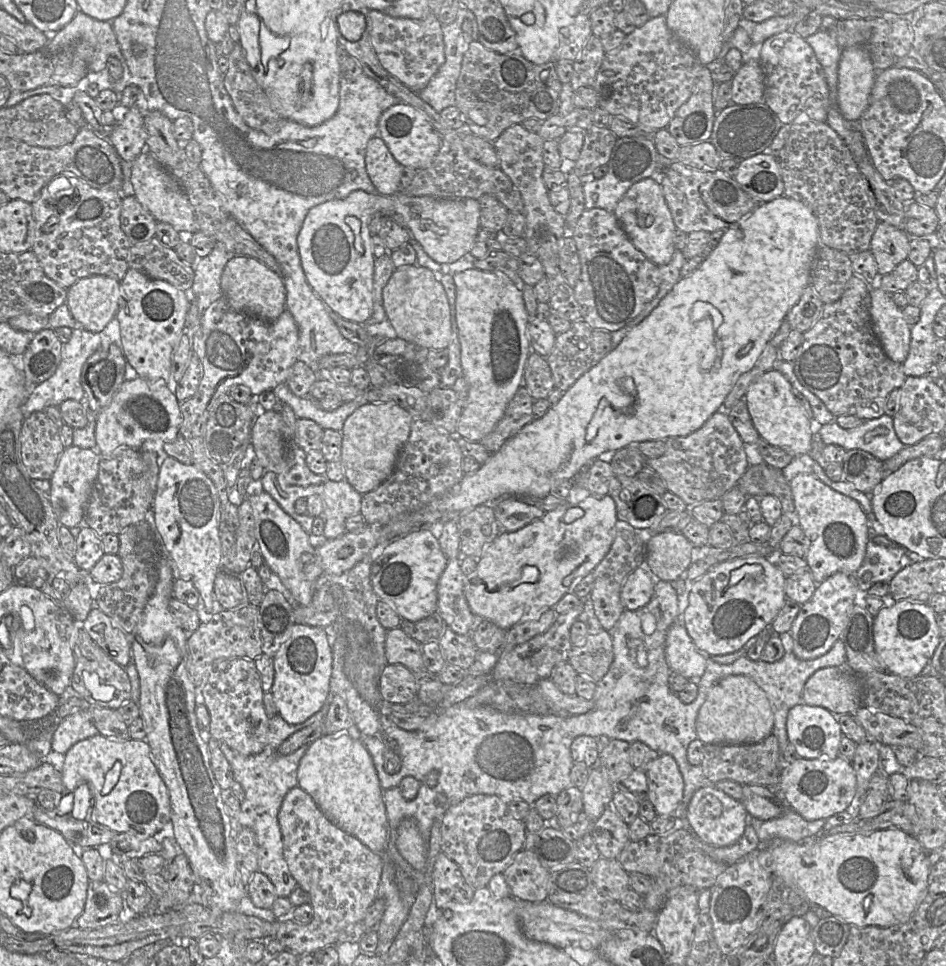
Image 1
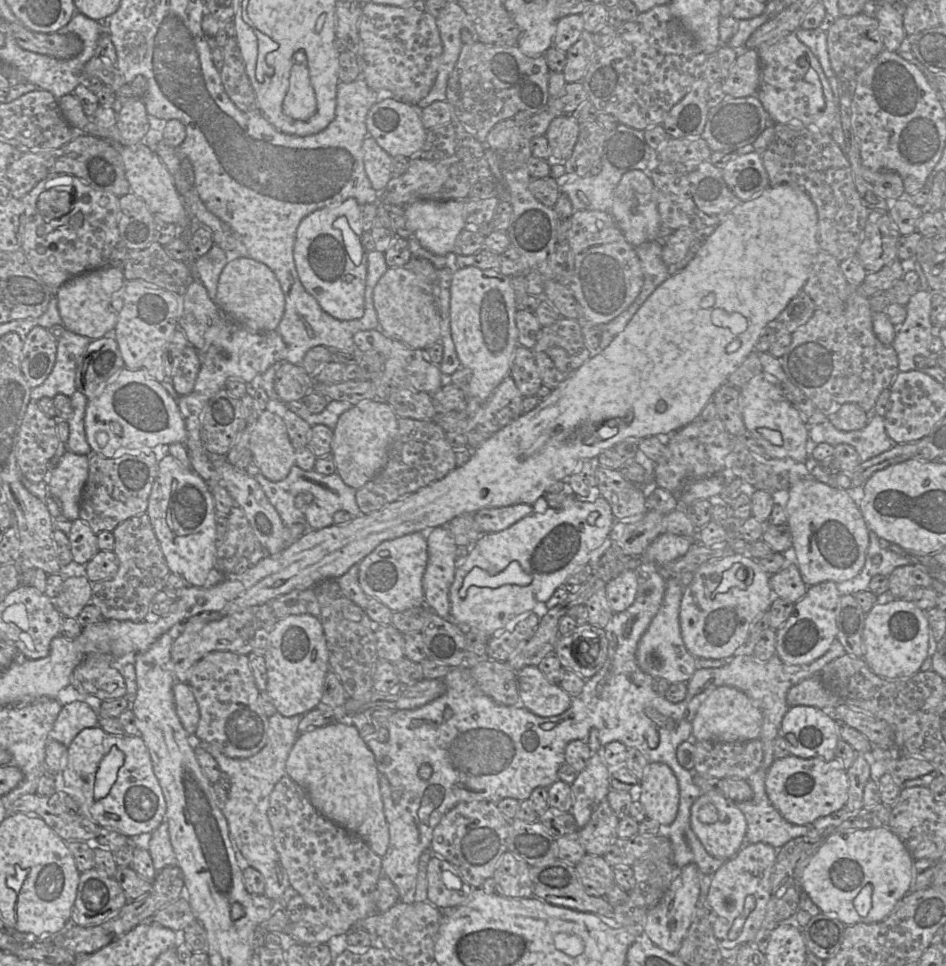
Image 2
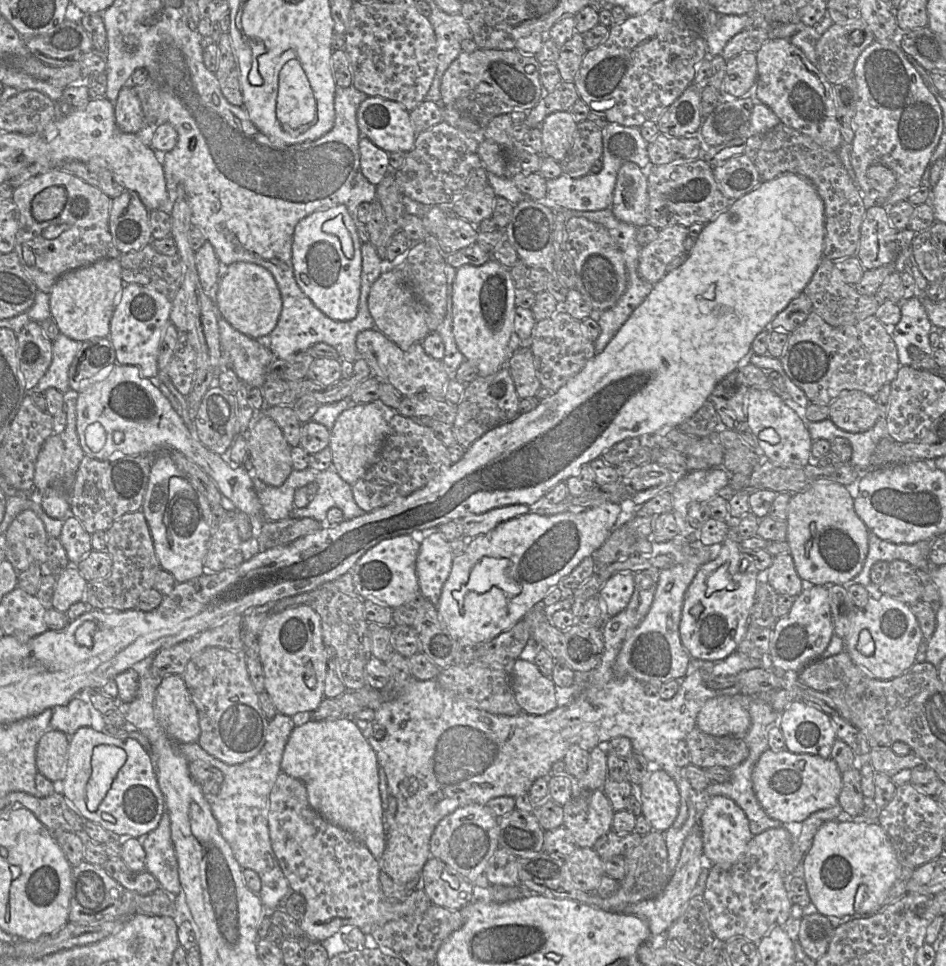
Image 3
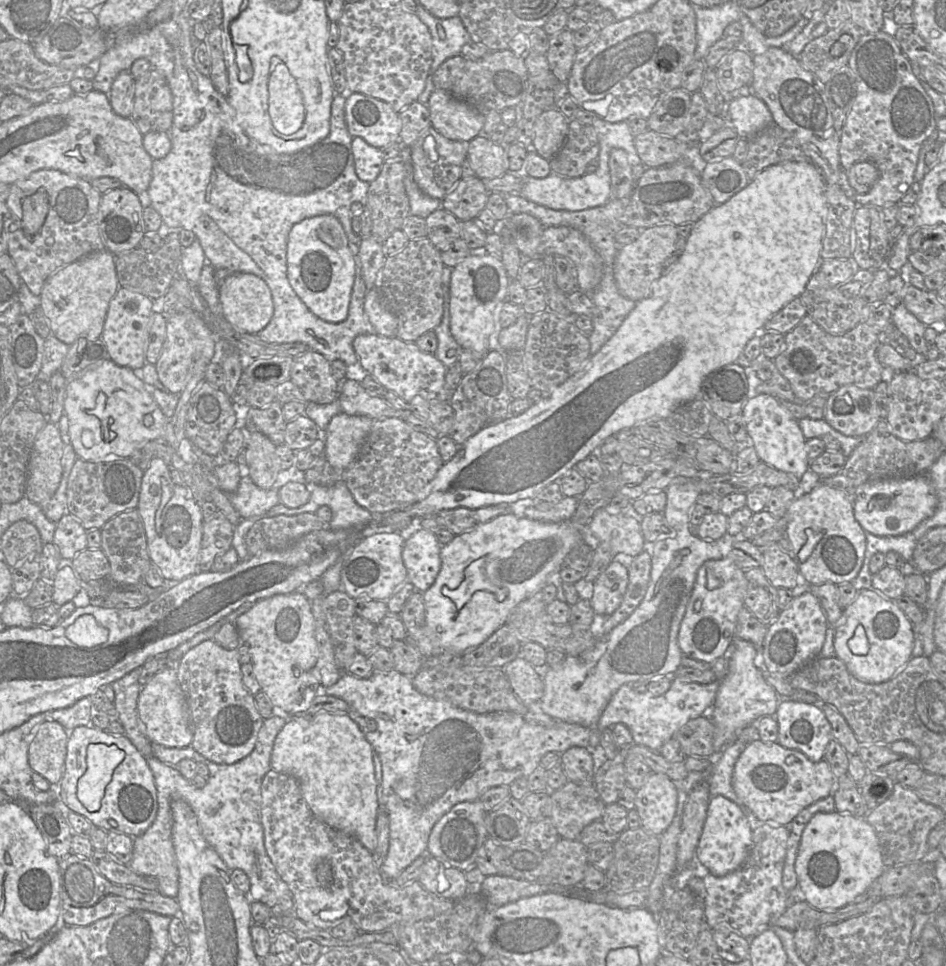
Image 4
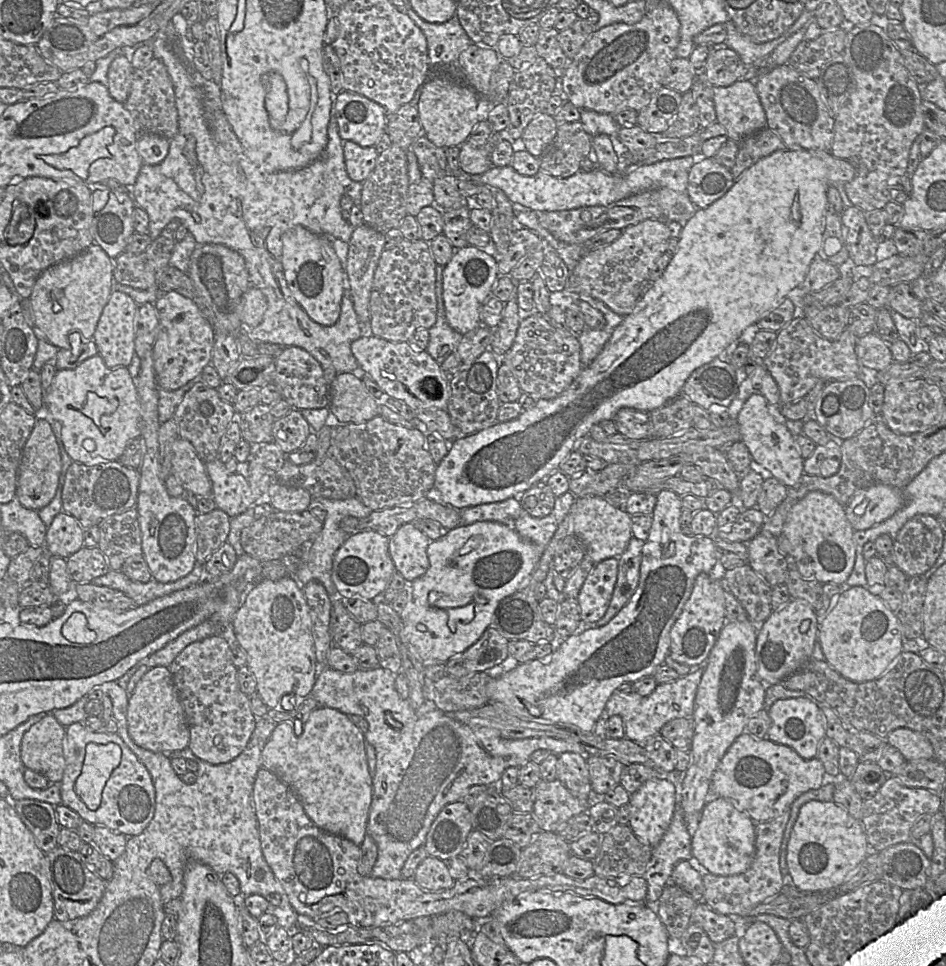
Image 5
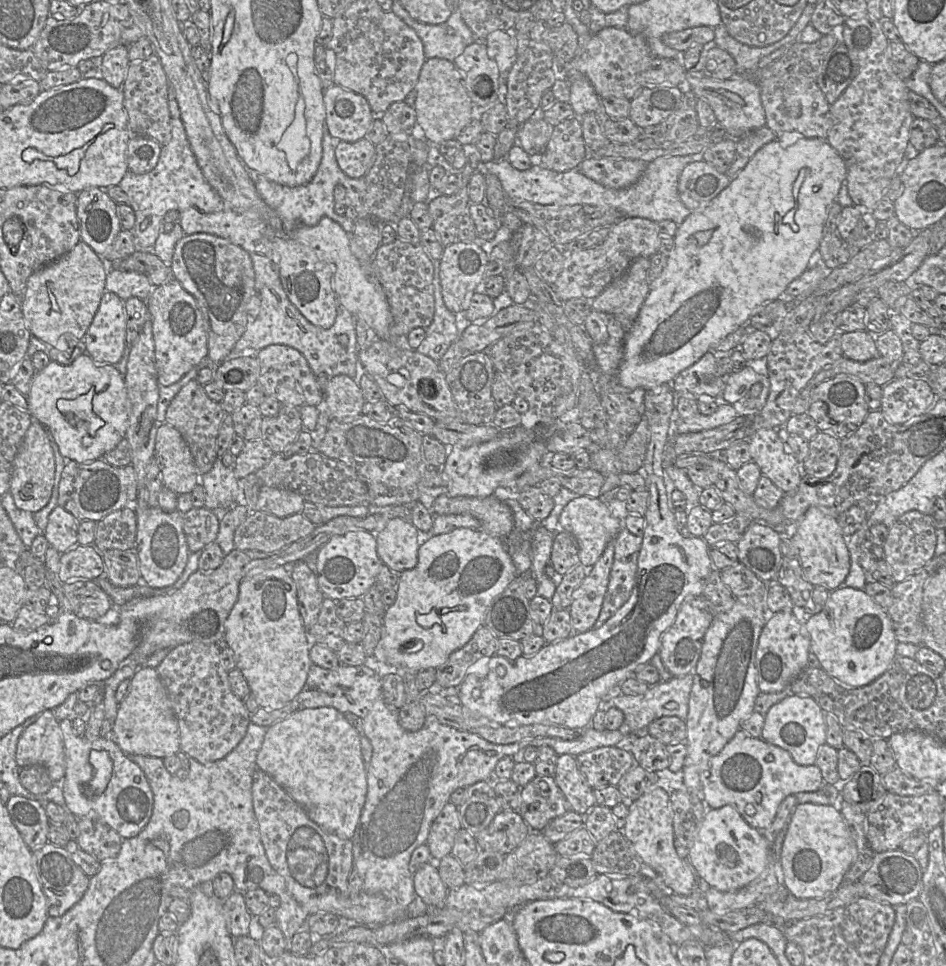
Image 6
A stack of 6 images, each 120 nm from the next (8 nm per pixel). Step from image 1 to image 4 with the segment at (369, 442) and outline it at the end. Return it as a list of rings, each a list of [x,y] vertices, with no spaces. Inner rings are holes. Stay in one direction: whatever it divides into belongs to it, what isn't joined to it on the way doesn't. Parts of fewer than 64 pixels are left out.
[[[345,413],[331,419],[326,430],[325,458],[336,473],[341,474],[356,460],[373,421],[367,416]]]

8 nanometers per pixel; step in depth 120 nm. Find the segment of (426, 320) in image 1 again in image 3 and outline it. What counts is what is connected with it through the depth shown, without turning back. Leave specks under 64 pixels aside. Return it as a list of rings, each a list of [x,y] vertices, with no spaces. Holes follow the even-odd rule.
[[[384,269],[373,283],[368,295],[368,310],[377,329],[402,350],[421,341],[430,333],[425,321],[425,309],[407,285],[402,273]]]

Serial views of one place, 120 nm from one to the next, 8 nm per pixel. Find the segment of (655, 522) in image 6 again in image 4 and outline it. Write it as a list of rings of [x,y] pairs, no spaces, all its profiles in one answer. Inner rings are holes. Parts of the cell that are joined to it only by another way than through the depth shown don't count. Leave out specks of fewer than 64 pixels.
[[[695,480],[671,482],[665,489],[665,493],[667,502],[663,515],[670,531],[666,536],[654,542],[650,556],[650,582],[641,603],[626,620],[613,628],[606,636],[597,639],[593,647],[578,656],[566,656],[559,667],[547,667],[542,675],[544,693],[539,701],[540,710],[550,717],[567,723],[576,723],[590,729],[587,749],[593,759],[594,772],[607,760],[605,750],[600,745],[601,731],[597,729],[597,722],[612,695],[623,684],[629,682],[650,681],[663,676],[673,677],[676,670],[681,666],[683,653],[678,645],[678,633],[695,584],[697,571],[706,561],[723,558],[716,542],[707,542],[689,532],[689,514],[701,494]]]

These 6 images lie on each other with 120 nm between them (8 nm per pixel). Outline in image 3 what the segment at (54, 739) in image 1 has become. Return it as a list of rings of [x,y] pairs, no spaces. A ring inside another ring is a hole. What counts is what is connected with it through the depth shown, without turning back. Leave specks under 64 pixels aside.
[[[72,698],[67,704],[52,709],[50,728],[59,730],[68,736],[73,735],[80,727],[90,727],[92,716],[87,704]]]

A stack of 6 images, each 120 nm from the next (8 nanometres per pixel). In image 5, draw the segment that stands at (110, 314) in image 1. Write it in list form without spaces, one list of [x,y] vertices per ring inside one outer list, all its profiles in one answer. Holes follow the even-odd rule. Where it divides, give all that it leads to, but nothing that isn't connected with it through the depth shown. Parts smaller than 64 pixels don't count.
[[[93,243],[78,255],[48,267],[38,276],[28,299],[35,325],[46,334],[51,344],[59,349],[70,348],[68,337],[72,331],[80,332],[85,341],[93,341],[97,323],[113,291],[113,272],[114,261],[98,244]]]

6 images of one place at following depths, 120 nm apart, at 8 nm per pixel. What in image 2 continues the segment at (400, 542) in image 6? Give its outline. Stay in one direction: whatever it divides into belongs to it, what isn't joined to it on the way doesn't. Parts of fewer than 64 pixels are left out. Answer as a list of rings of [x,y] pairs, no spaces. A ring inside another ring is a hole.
[[[446,526],[434,528],[426,540],[428,560],[422,578],[425,604],[441,618],[451,619],[449,590],[456,570],[457,545]]]

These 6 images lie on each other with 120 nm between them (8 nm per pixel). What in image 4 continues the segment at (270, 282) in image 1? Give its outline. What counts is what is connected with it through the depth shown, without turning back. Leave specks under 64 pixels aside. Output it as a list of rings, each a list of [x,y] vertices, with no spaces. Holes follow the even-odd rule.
[[[241,272],[225,273],[219,283],[219,301],[223,317],[236,329],[257,335],[270,322],[274,305],[271,291],[260,277]]]

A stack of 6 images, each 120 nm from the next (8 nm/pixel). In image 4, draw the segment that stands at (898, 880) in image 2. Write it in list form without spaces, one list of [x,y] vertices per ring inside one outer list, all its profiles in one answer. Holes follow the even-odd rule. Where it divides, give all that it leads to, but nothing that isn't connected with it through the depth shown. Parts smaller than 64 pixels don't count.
[[[837,811],[832,813],[818,812],[810,819],[802,833],[798,854],[795,861],[795,872],[797,875],[798,884],[805,895],[806,901],[817,909],[840,908],[853,902],[858,896],[864,894],[868,890],[872,883],[884,872],[886,868],[887,867],[883,863],[878,837],[872,825],[870,825],[865,818],[856,817],[848,813],[839,813]]]

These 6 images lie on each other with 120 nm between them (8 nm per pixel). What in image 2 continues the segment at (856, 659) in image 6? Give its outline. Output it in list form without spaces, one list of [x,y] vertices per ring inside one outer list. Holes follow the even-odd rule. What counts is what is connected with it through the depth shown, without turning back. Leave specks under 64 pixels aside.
[[[895,599],[886,604],[875,604],[867,613],[864,628],[864,661],[878,676],[887,680],[907,678],[918,671],[928,655],[930,627],[922,609],[910,601]]]

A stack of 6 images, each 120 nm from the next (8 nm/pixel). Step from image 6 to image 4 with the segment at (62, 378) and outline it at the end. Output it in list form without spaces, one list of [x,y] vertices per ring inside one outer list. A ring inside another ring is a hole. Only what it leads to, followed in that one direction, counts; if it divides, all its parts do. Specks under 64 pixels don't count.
[[[111,359],[104,360],[104,362],[99,366],[88,369],[80,377],[76,378],[73,381],[67,382],[64,401],[64,414],[67,415],[69,421],[69,436],[71,444],[79,459],[90,462],[101,462],[108,455],[115,455],[119,458],[129,458],[137,448],[142,447],[149,441],[156,439],[165,440],[166,426],[169,422],[169,418],[167,418],[163,414],[152,393],[149,391],[148,386],[150,385],[146,385],[140,378],[138,378],[134,374],[133,369],[119,366],[115,364]]]

